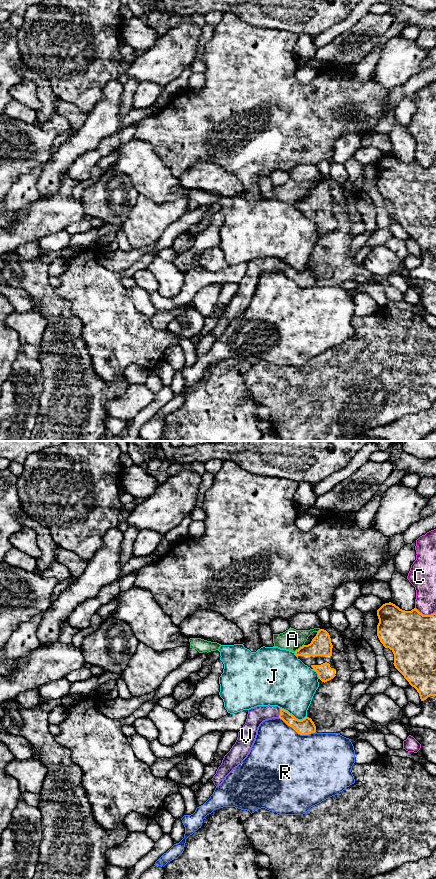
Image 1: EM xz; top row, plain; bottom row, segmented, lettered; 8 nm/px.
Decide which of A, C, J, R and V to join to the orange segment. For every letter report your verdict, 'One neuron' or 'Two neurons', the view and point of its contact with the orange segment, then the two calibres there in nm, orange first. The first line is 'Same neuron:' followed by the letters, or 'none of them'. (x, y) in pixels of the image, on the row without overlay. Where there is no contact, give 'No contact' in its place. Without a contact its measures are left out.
Same neuron: V
A: Two neurons. Touches orange at xz (299, 200). Thickness 170 nm (orange) against 170 nm
C: Two neurons. Touches orange at xz (425, 167). Thickness 400 nm (orange) against 180 nm
J: Two neurons. Touches orange at xz (292, 267). Thickness 140 nm (orange) against 400 nm
R: Two neurons. Touches orange at xz (297, 284). Thickness 140 nm (orange) against 500 nm
V: One neuron. Touches orange at xz (280, 264). Thickness 140 nm (orange) against 140 nm

